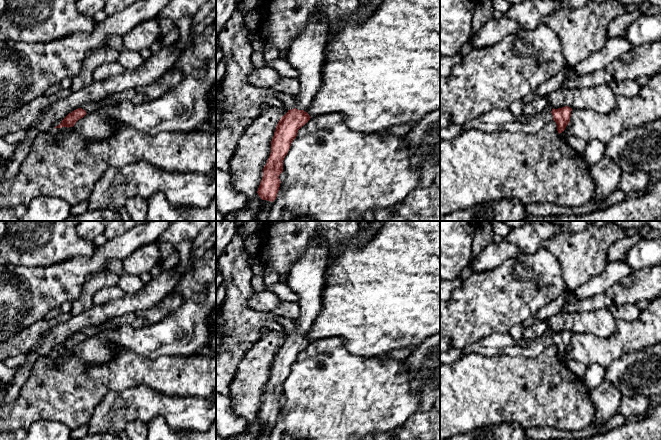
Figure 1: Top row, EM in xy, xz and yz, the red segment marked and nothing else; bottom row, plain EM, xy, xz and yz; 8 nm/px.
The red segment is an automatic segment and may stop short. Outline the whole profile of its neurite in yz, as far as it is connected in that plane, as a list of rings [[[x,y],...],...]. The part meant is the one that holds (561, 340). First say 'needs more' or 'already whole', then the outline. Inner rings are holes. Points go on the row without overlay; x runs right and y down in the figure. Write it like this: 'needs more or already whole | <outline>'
needs more | [[[565,330],[553,332],[551,336],[536,337],[533,340],[525,338],[515,340],[510,333],[496,333],[465,347],[462,351],[464,354],[477,353],[484,356],[511,355],[535,358],[554,344],[560,358],[570,346],[571,335],[572,332]]]

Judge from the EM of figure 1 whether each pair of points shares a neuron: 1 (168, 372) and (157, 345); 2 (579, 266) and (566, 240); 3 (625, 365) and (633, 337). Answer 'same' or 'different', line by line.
1: different
2: same
3: different

